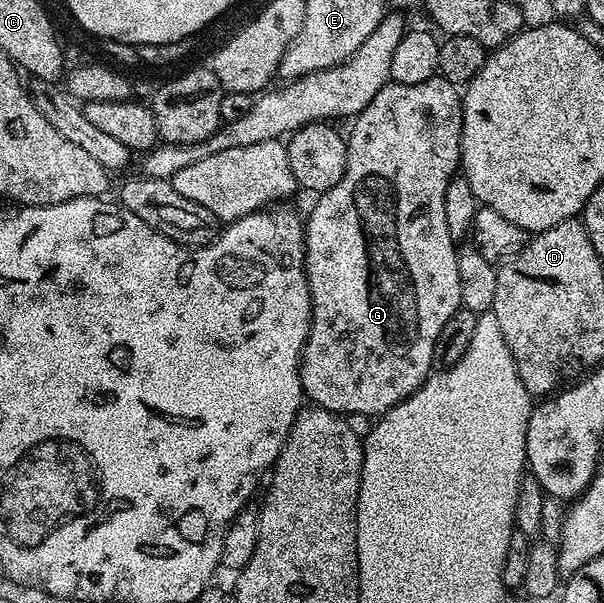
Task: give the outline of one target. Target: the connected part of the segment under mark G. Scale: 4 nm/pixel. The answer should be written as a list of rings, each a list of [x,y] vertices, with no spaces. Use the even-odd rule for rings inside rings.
[[[441,76],[430,77],[425,79],[425,83],[413,83],[412,85],[396,85],[388,83],[381,87],[381,91],[377,91],[374,97],[367,106],[360,112],[359,116],[350,122],[351,134],[346,134],[345,140],[347,143],[347,166],[345,167],[345,175],[341,175],[341,183],[337,183],[337,187],[333,187],[329,191],[318,194],[315,206],[311,209],[311,214],[306,214],[305,217],[305,232],[303,242],[307,248],[307,258],[305,259],[305,271],[307,272],[307,282],[309,283],[309,291],[311,292],[311,330],[307,336],[307,342],[303,348],[303,360],[299,363],[299,374],[301,375],[301,383],[303,384],[304,394],[308,398],[311,397],[316,406],[320,409],[327,409],[331,413],[340,415],[348,415],[353,412],[360,412],[372,419],[378,418],[384,413],[388,413],[397,403],[401,403],[409,395],[413,395],[413,391],[420,389],[433,369],[433,347],[437,343],[437,335],[441,335],[441,327],[445,327],[445,323],[449,323],[449,319],[462,306],[461,297],[461,275],[459,274],[459,258],[460,254],[455,253],[457,242],[449,235],[449,227],[445,227],[445,191],[449,187],[449,183],[460,172],[461,158],[461,139],[463,138],[463,98],[460,90],[453,84],[449,83]]]

